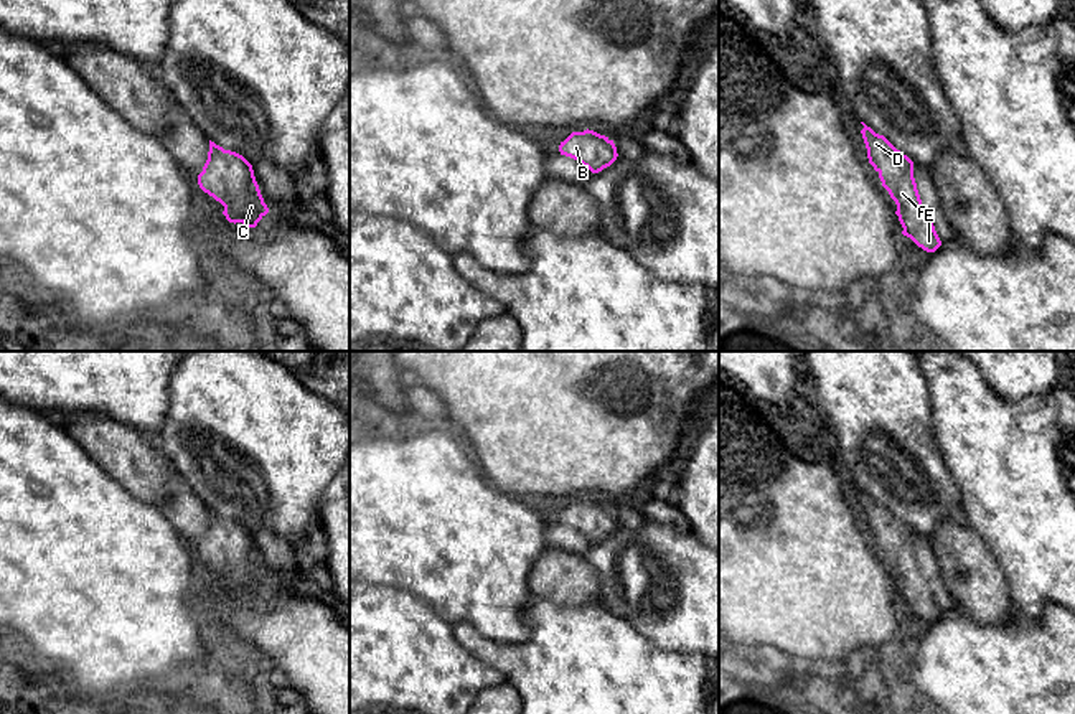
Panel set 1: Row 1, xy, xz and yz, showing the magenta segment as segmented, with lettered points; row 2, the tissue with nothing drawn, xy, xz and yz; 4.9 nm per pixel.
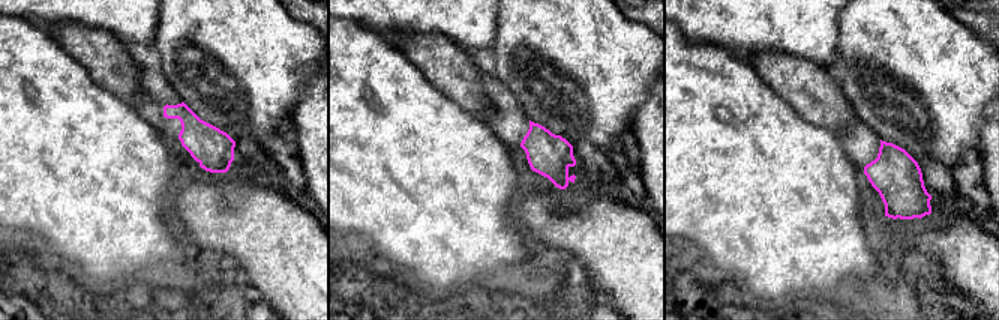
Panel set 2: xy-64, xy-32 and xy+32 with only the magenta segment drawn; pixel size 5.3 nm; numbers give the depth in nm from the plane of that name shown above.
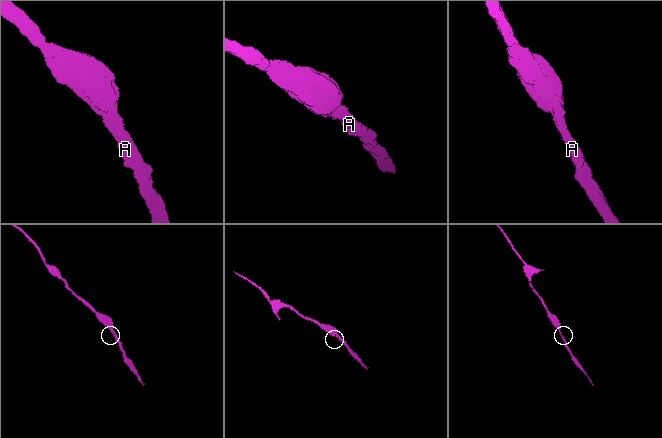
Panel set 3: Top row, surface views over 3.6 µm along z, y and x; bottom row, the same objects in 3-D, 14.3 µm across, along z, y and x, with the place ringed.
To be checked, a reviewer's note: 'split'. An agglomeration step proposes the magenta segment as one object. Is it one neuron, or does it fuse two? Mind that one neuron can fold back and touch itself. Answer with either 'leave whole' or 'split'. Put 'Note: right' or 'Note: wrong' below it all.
leave whole
Note: wrong

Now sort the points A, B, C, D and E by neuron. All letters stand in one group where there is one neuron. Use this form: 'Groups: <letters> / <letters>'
Groups: A B C D E

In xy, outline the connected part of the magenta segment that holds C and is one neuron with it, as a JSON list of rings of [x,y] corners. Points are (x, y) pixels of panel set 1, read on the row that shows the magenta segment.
[[[209,140],[208,160],[198,175],[200,188],[224,206],[229,223],[256,228],[269,213],[252,165],[239,153]]]

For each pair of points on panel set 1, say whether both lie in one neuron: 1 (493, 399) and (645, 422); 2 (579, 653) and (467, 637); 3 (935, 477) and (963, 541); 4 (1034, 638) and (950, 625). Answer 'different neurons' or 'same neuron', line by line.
1: same neuron
2: same neuron
3: different neurons
4: same neuron

